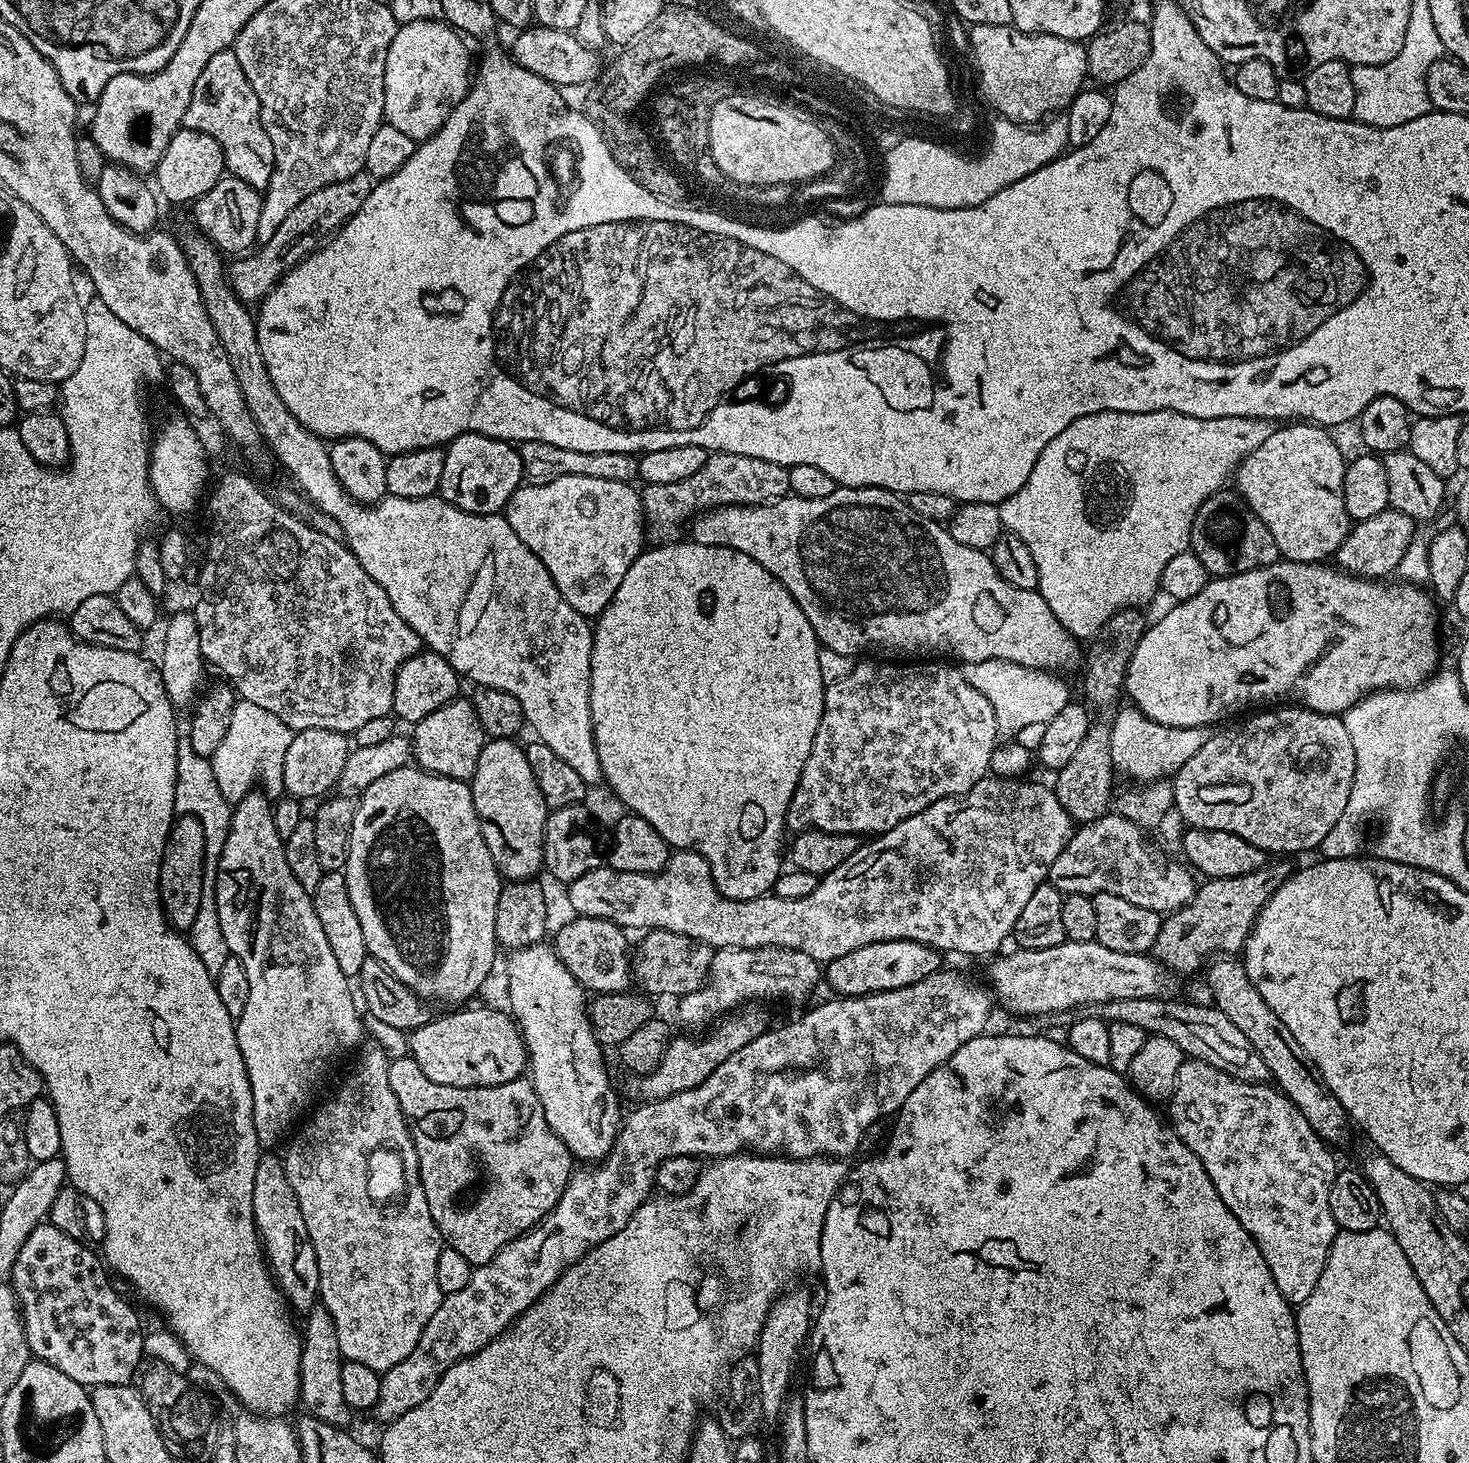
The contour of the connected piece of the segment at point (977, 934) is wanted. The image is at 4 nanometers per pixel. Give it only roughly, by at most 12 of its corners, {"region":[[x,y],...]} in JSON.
{"region":[[989,775],[861,843],[800,924],[708,924],[712,867],[601,866],[577,916],[827,962],[1005,947],[1074,831]]}

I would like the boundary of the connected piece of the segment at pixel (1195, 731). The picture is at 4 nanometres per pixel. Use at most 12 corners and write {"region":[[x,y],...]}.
{"region":[[1134,706],[1111,730],[1113,767],[1142,784],[1175,775],[1209,727],[1168,727]]}

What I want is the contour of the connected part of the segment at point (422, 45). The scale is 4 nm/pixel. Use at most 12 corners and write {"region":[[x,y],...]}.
{"region":[[443,19],[397,27],[384,118],[429,140],[474,64]]}

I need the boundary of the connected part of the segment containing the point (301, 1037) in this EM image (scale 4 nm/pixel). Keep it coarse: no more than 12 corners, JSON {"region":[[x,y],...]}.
{"region":[[234,805],[218,926],[264,1146],[305,1115],[361,1009],[274,830]]}

